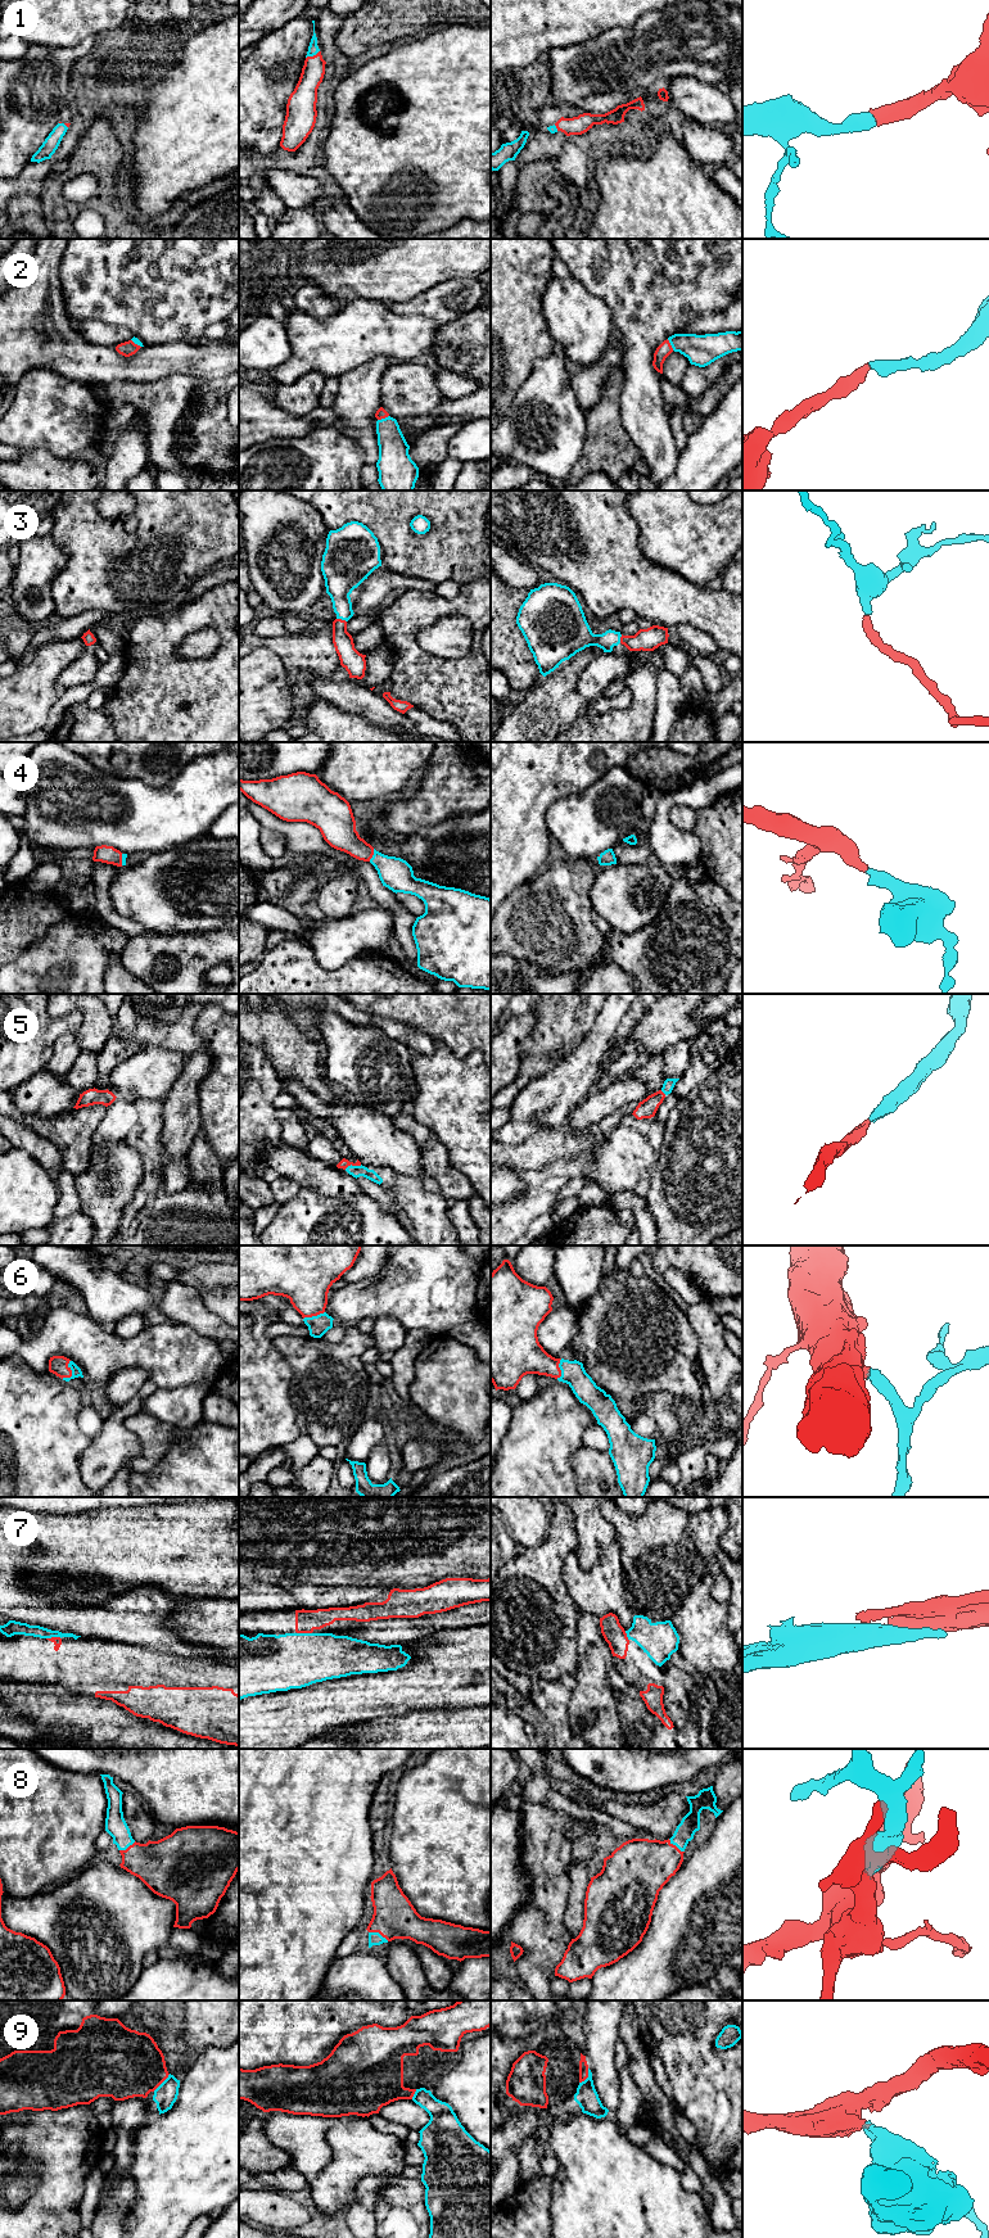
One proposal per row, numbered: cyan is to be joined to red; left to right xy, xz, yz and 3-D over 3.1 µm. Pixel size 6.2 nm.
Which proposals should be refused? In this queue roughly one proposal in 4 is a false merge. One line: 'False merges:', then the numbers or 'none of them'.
False merges: 9

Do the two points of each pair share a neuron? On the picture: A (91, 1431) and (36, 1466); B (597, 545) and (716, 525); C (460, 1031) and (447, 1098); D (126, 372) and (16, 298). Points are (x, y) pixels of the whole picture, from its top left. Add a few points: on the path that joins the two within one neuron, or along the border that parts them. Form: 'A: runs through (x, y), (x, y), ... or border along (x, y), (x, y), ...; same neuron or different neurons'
A: border along (81, 1406), (77, 1414), (77, 1425), (91, 1438); different neurons
B: border along (627, 510), (638, 525), (640, 551), (655, 564); different neurons
C: border along (434, 1040), (441, 1040), (459, 1057), (477, 1050); different neurons
D: runs through (91, 365), (64, 349), (40, 349), (34, 333); same neuron

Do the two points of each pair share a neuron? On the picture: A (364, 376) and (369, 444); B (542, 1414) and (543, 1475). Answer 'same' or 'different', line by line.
A: same
B: same

